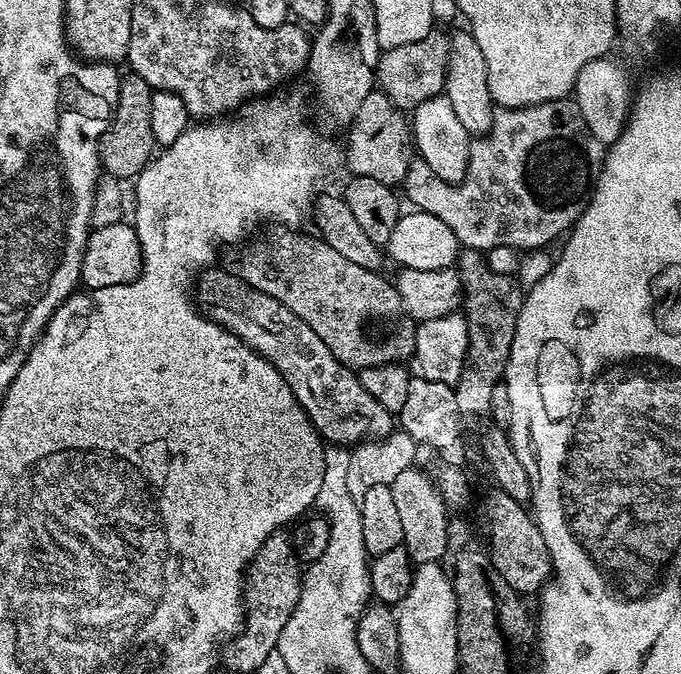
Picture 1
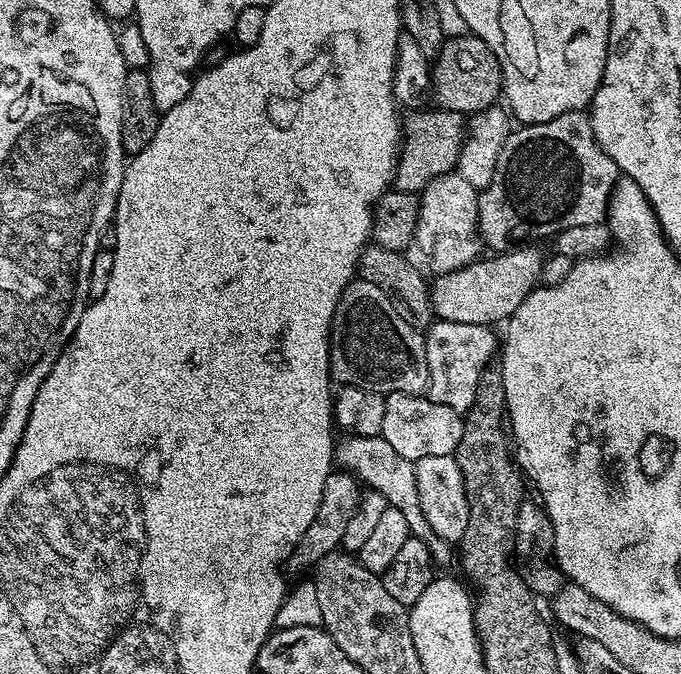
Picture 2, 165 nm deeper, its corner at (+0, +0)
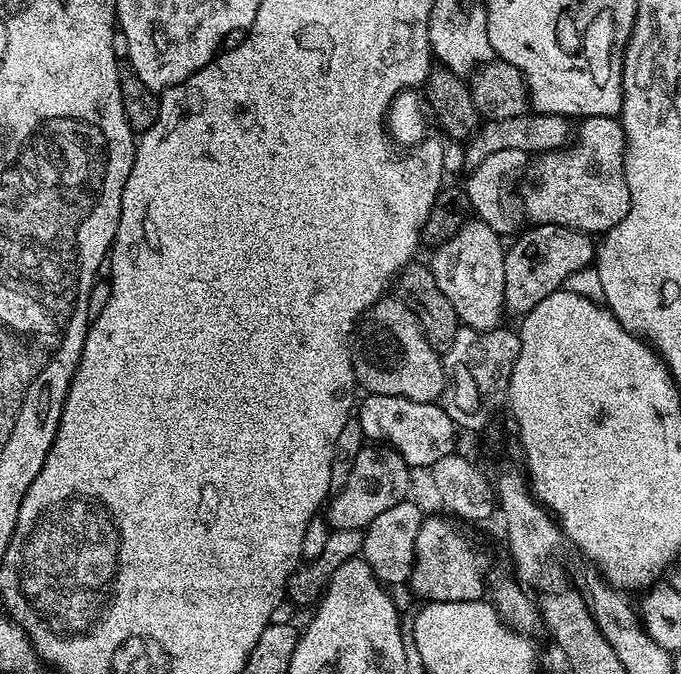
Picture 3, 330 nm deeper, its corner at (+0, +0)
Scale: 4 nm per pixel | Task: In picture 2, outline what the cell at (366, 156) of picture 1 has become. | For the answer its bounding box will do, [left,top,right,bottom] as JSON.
[394,112,466,192]

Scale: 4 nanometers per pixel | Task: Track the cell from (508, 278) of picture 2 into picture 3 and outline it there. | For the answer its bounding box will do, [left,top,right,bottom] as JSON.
[504,224,596,314]

